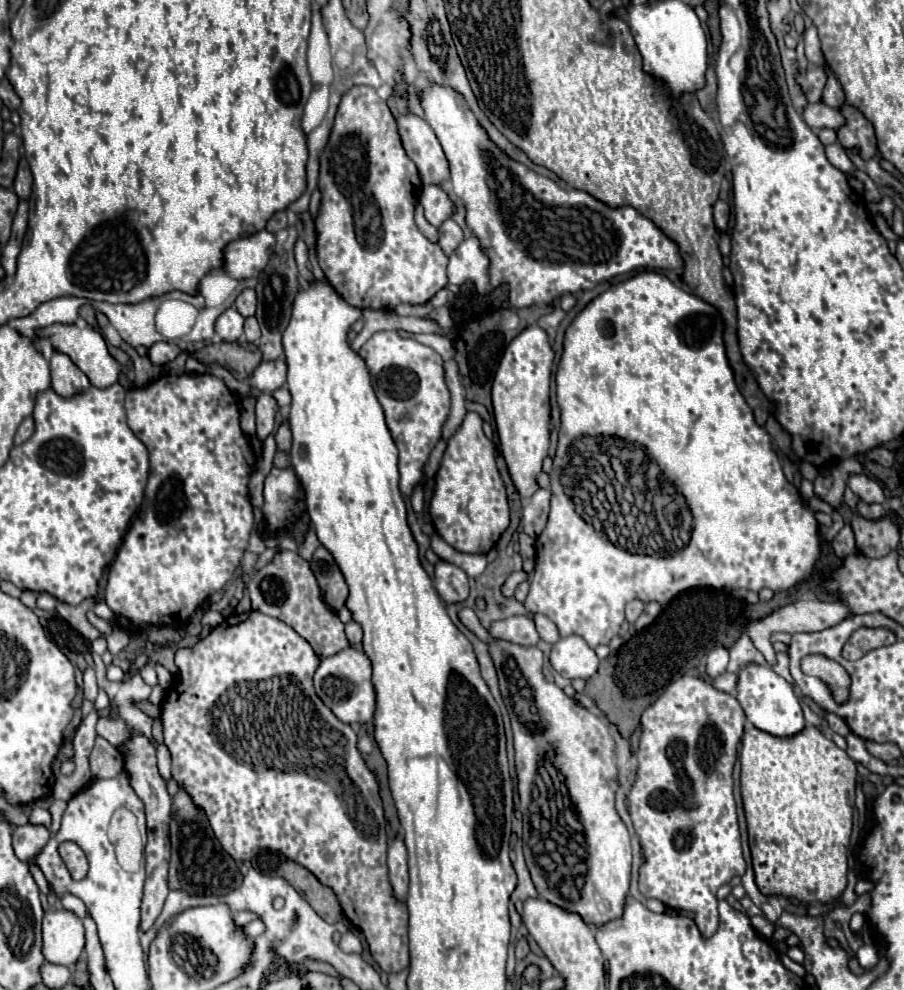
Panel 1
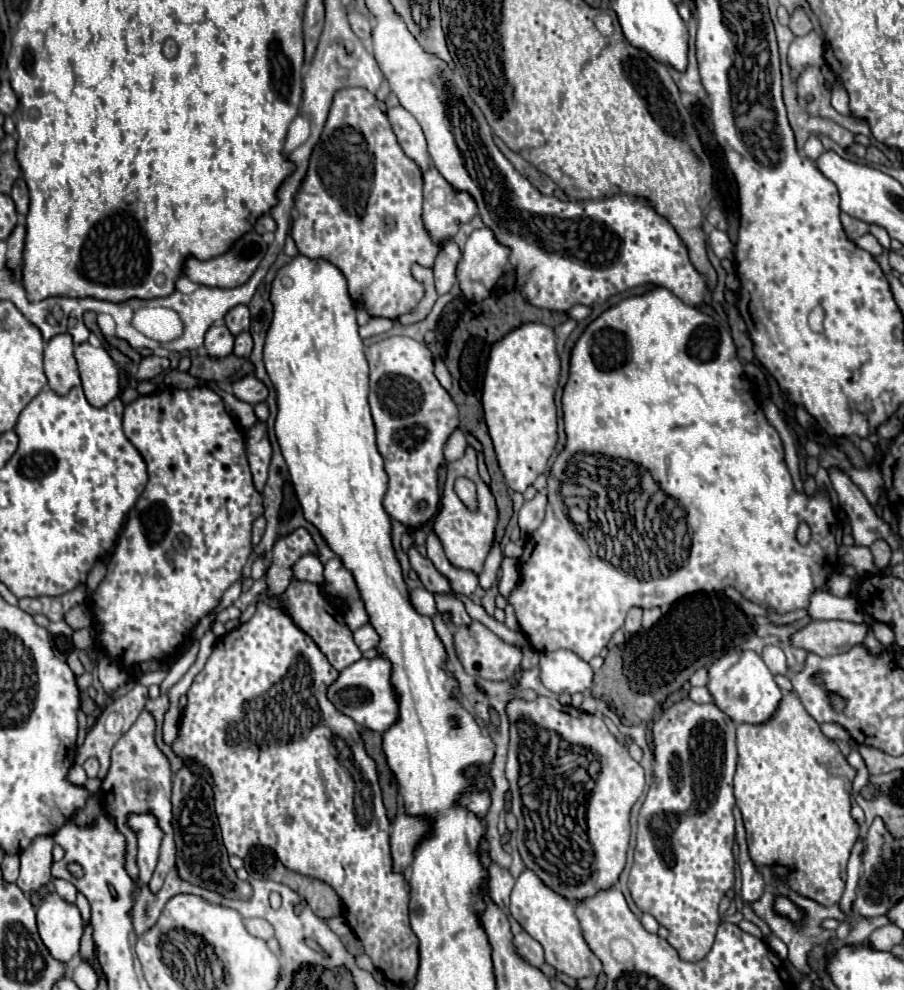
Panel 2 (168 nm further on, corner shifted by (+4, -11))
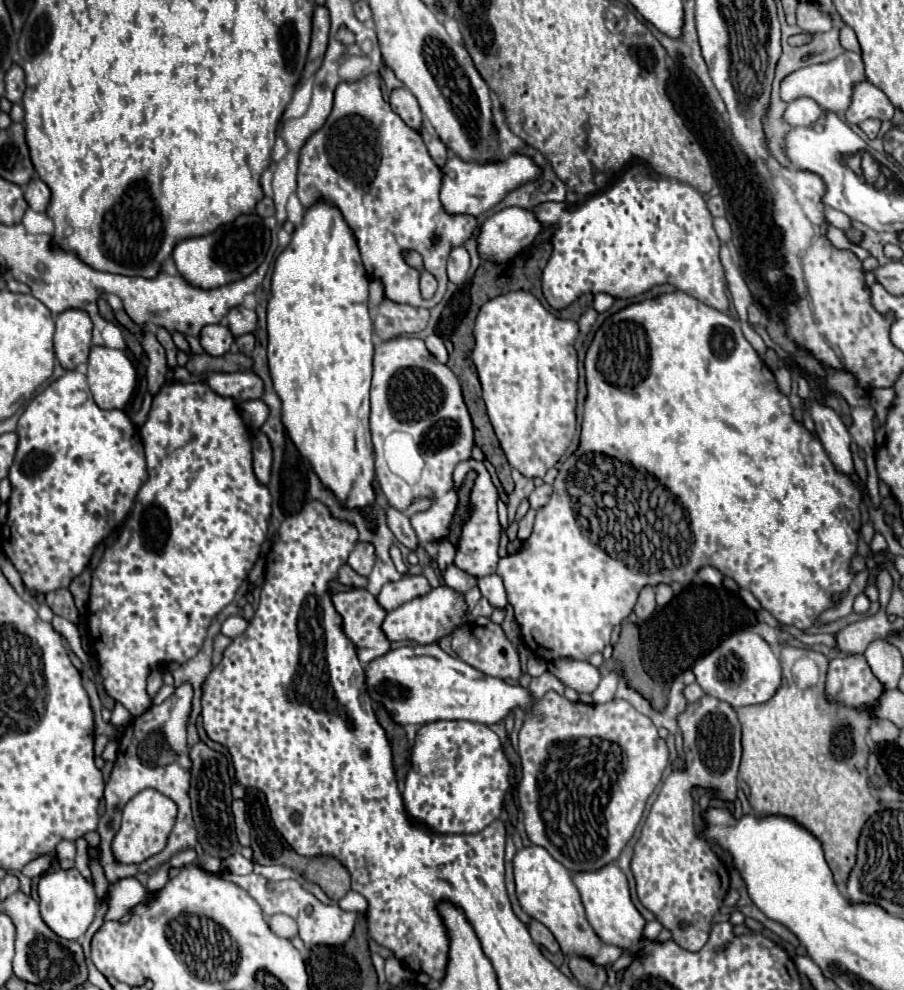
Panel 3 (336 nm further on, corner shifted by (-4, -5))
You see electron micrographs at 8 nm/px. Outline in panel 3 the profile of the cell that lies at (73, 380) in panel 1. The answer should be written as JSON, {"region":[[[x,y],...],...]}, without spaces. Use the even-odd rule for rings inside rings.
{"region":[[[70,309],[56,317],[54,351],[58,363],[72,371],[88,361],[92,347],[92,321],[84,311]]]}

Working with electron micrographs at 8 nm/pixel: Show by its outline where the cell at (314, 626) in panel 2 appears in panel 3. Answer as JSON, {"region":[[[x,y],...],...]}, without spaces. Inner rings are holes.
{"region":[[[350,589],[350,591],[330,591],[330,597],[332,597],[332,603],[334,603],[338,615],[342,617],[342,631],[354,643],[356,655],[362,665],[384,655],[390,649],[390,641],[384,637],[384,633],[380,629],[380,621],[384,619],[386,611],[382,607],[378,607],[374,595],[370,595],[366,589]]]}

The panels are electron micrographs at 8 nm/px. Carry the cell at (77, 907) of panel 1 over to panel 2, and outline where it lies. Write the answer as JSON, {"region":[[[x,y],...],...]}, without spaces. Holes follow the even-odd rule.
{"region":[[[52,879],[52,883],[56,885],[56,891],[70,903],[76,901],[76,887],[72,883],[68,883],[66,879]]]}

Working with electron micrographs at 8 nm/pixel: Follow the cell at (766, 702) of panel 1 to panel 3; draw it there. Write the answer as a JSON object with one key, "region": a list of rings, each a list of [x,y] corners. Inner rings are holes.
{"region":[[[740,631],[728,637],[720,649],[708,653],[694,665],[694,675],[704,693],[730,703],[734,709],[770,701],[782,685],[782,665],[776,651],[756,633]]]}

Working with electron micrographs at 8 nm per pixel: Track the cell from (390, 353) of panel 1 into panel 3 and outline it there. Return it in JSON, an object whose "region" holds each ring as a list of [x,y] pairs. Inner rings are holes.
{"region":[[[394,337],[388,341],[374,339],[374,377],[372,377],[372,415],[370,415],[370,429],[372,429],[372,443],[376,453],[376,479],[380,491],[388,503],[398,511],[406,511],[408,505],[416,497],[432,497],[434,505],[410,517],[410,523],[420,539],[420,543],[438,541],[446,537],[448,525],[458,505],[458,495],[454,489],[452,473],[454,467],[470,459],[470,451],[474,445],[474,429],[462,399],[460,383],[456,375],[426,349],[426,343],[418,337]],[[394,431],[406,431],[412,435],[420,447],[424,469],[414,483],[398,477],[390,471],[384,459],[384,439]]]}

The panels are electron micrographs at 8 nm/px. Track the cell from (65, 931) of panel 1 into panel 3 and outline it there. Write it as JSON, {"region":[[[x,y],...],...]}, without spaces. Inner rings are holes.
{"region":[[[54,869],[50,873],[44,873],[38,883],[38,895],[40,895],[40,913],[44,923],[62,939],[78,941],[94,921],[98,909],[94,887],[76,869],[70,871]]]}

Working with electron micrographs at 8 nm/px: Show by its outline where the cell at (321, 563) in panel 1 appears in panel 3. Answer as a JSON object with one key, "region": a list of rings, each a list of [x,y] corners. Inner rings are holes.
{"region":[[[356,543],[354,551],[348,555],[348,565],[362,577],[368,577],[374,563],[374,547],[366,543]]]}

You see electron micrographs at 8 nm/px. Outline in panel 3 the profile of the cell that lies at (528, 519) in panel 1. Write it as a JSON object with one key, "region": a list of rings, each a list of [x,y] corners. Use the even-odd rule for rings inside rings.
{"region":[[[544,483],[542,487],[536,487],[532,491],[532,495],[528,497],[528,501],[530,501],[532,509],[540,509],[540,507],[544,507],[550,501],[550,497],[552,497],[552,485]]]}

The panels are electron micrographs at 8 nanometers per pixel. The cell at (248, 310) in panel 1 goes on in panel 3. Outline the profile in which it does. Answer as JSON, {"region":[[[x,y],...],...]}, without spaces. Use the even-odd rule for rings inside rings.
{"region":[[[238,305],[228,311],[228,321],[234,337],[240,337],[244,333],[252,333],[256,329],[256,313],[252,309],[246,309],[244,305]]]}

